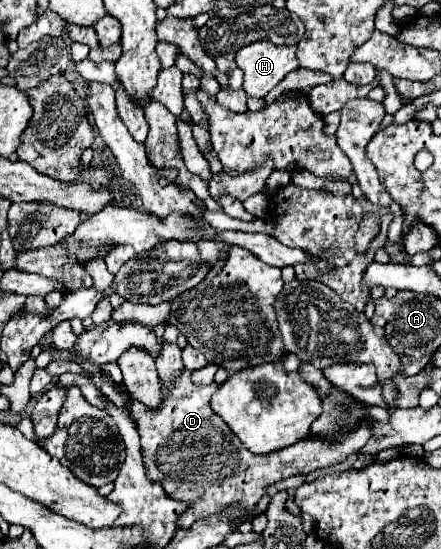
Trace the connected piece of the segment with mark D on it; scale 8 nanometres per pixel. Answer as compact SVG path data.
M184 369L172 381L172 387L160 383L164 399L156 411L148 411L148 407L136 399L132 399L130 405L130 413L140 433L148 479L160 483L170 499L190 505L190 509L178 519L178 527L182 529L212 515L232 515L234 509L252 509L266 493L268 485L292 475L310 475L318 469L334 467L348 455L360 453L364 443L372 437L372 427L368 427L368 423L358 423L356 431L348 431L340 443L306 437L286 449L254 455L210 409L210 397L216 393L218 383L196 387L190 375L192 371Z

